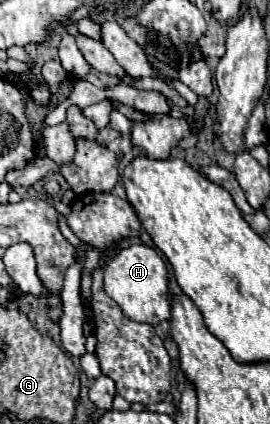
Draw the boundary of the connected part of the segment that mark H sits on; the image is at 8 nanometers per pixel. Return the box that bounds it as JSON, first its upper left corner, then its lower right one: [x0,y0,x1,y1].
[105,244,171,324]

